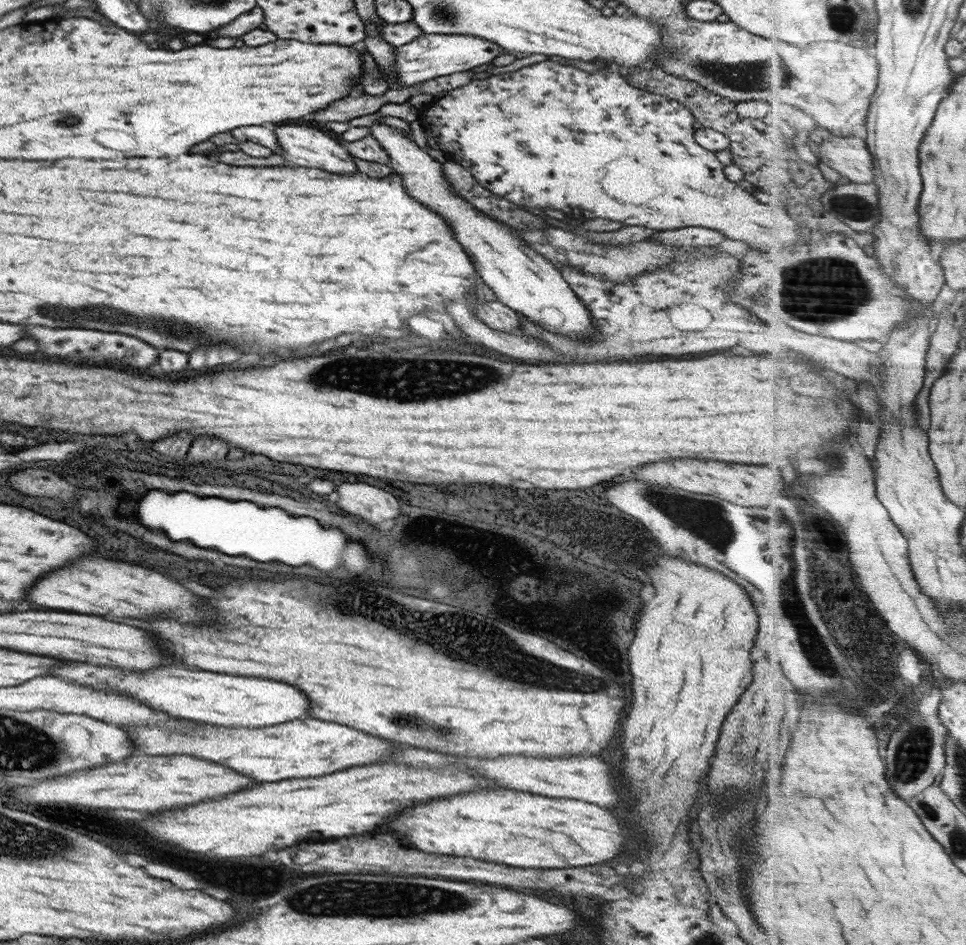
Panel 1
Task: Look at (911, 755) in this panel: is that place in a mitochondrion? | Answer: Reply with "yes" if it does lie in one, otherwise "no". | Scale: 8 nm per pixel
yes

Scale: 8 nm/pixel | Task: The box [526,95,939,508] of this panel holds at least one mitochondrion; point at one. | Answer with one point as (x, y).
(847, 292)

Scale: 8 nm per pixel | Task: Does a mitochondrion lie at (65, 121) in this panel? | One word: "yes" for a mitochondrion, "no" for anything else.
yes

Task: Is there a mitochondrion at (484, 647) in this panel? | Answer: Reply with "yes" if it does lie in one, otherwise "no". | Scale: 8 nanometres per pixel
yes

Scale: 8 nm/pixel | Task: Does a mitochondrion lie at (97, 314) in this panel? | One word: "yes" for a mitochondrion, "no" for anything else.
yes

